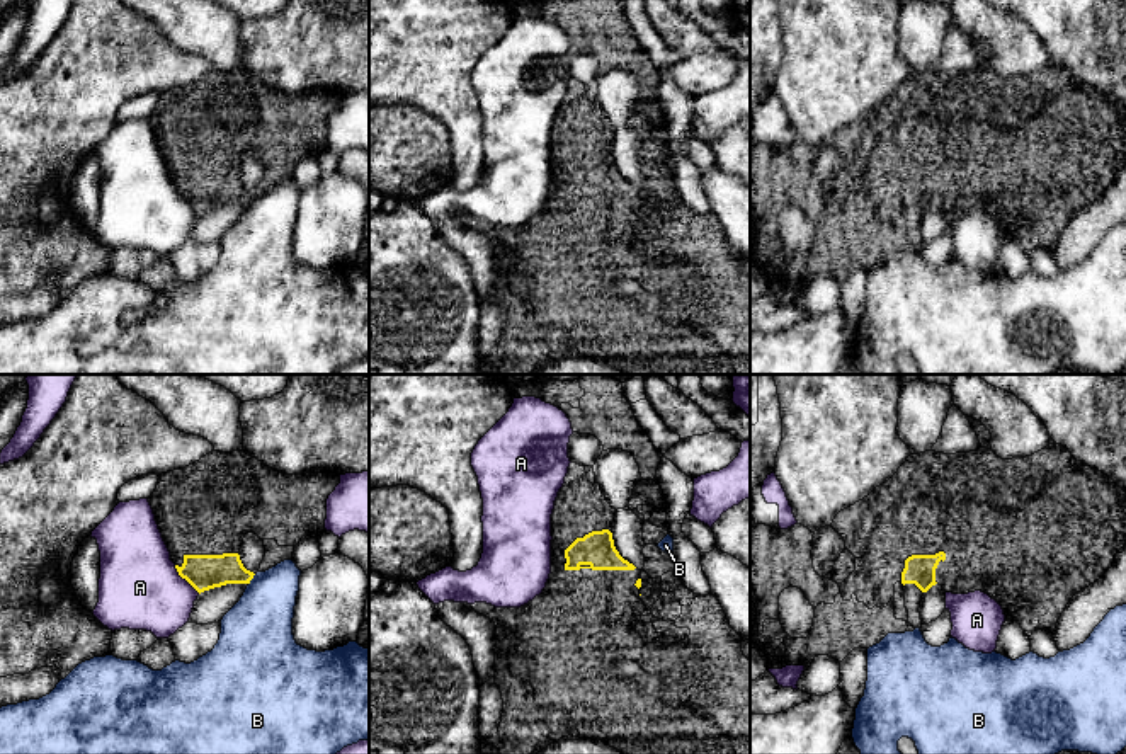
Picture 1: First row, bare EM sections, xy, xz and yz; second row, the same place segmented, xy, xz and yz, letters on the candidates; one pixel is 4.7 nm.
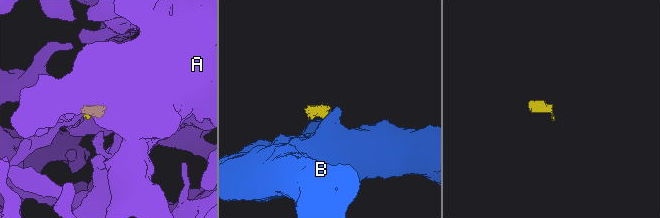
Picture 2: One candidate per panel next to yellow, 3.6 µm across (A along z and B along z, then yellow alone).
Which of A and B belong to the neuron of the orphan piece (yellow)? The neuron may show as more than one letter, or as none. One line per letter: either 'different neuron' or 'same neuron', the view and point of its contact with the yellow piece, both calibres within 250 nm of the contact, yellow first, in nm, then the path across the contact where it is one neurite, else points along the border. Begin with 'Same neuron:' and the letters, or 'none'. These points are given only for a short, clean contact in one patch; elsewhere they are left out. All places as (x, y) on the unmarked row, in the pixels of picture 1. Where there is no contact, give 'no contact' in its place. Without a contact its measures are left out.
Same neuron: none
A: different neuron; contact xy (186, 198); calibres 170 and 380 nm; border xy (174, 184), (199, 211)
B: different neuron; contact xy (252, 196); calibres 170 and 320 nm; border xy (255, 193), (249, 203)

